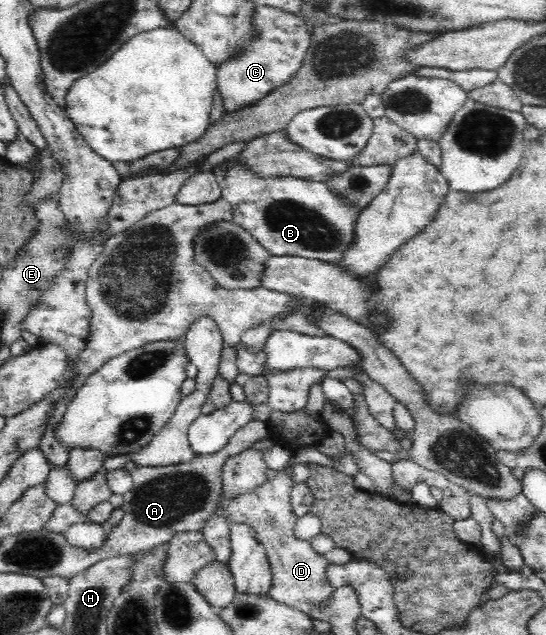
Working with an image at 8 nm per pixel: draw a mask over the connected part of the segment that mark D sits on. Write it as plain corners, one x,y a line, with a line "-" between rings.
285,468
277,471
273,480
267,479
261,486
252,489
249,494
231,498
227,501
221,496
219,507
229,523
247,523
257,532
259,541
263,543
271,570
273,571
273,589
269,597
290,608
311,612
311,606
327,600
333,594
326,579
327,565
331,562
317,554
309,542
297,540
294,537
294,524
297,518
293,516
290,505
290,492
295,484

